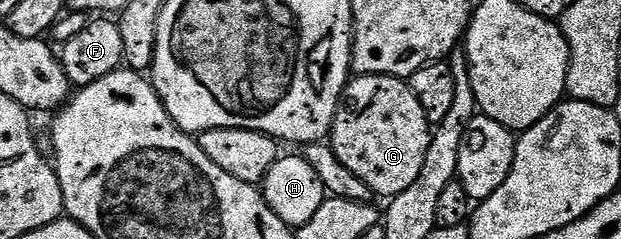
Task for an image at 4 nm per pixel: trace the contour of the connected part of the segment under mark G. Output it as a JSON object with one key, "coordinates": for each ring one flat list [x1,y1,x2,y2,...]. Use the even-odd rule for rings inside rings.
{"coordinates":[[361,74,348,81,343,101,331,125,329,145,331,151,365,184,369,184,372,195,384,194,390,200,396,194,405,192,417,176,421,176,421,164,425,164,425,152,429,152,433,127,425,116,421,104,417,104,417,96,411,91,404,79,391,78,387,74]]}

